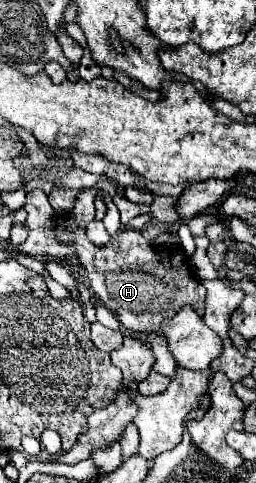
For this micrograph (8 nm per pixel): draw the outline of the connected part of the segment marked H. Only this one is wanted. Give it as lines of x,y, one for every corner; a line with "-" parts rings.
99,182
91,188
83,189
78,195
78,201
68,217
68,229
73,233
74,239
67,243
54,241
54,229
50,229
52,217
49,216
49,206
51,205
46,193
42,189
28,191
24,209
28,211
26,225
30,233
24,245
20,245
18,249
32,257
40,257
40,255
48,255
56,259
68,256
78,257
82,267
86,269
92,291
130,331
136,331
136,333
156,331
158,325
164,319
168,319
168,311
178,311
182,305
192,305
194,311
202,315
206,289
196,277
192,277
194,273
190,271
192,269
190,257
180,247
156,249
144,239
142,231
136,231
130,227
126,227
124,231
120,229
118,235
112,239
112,243
108,243
106,247
94,247
94,243
88,239
86,228
95,218
94,197
97,190
103,189
105,183

